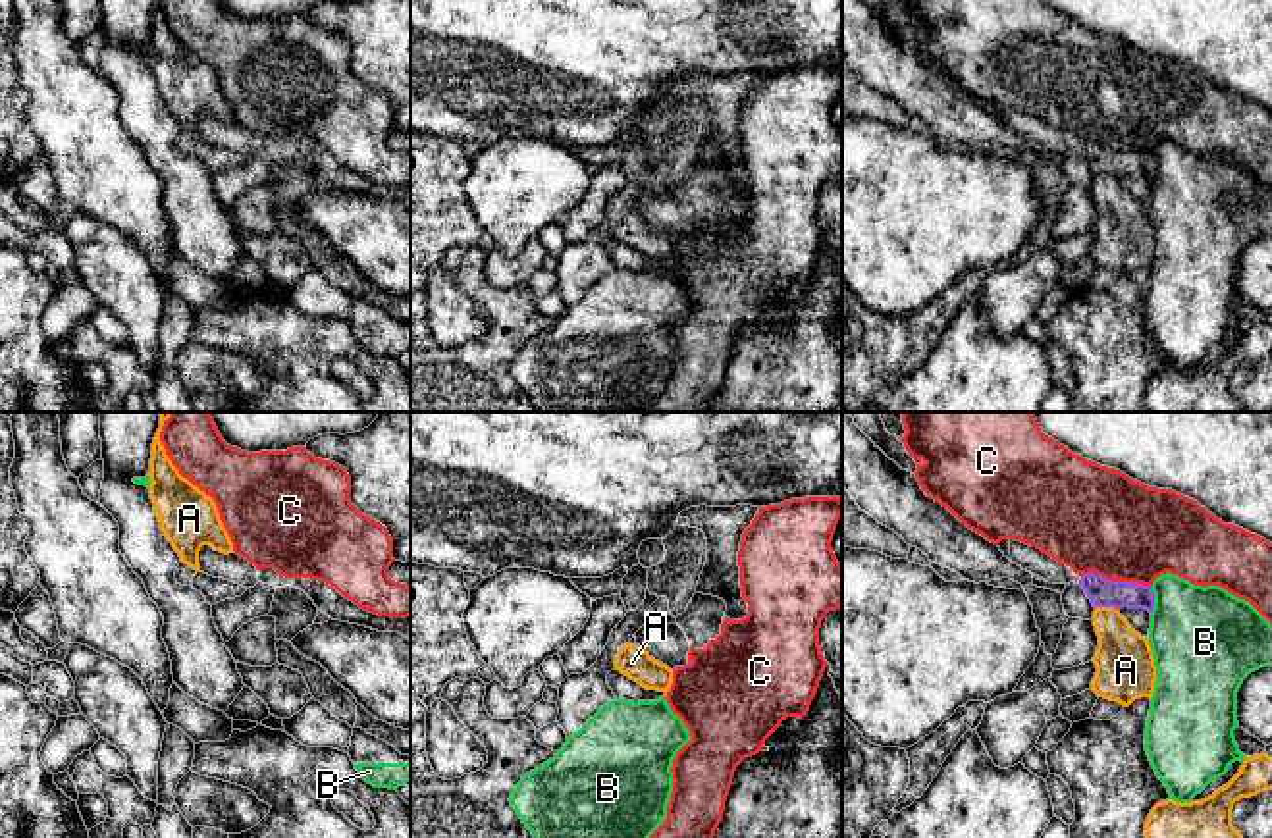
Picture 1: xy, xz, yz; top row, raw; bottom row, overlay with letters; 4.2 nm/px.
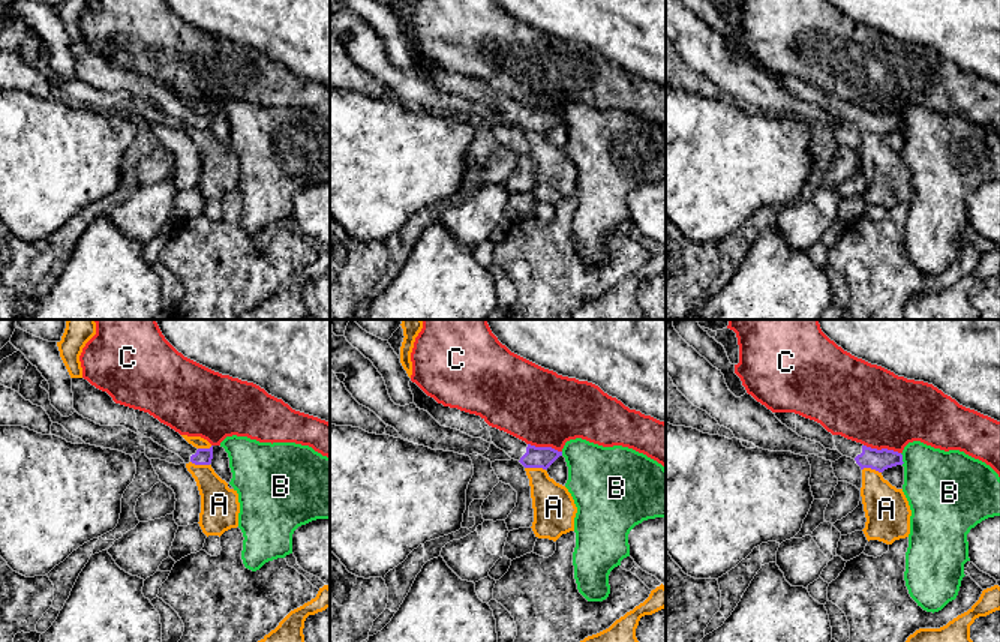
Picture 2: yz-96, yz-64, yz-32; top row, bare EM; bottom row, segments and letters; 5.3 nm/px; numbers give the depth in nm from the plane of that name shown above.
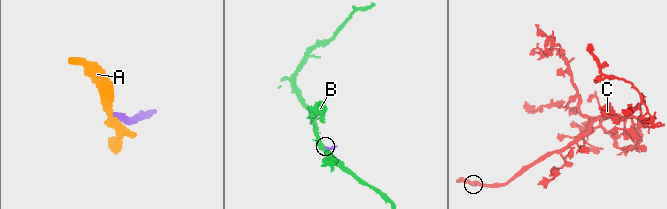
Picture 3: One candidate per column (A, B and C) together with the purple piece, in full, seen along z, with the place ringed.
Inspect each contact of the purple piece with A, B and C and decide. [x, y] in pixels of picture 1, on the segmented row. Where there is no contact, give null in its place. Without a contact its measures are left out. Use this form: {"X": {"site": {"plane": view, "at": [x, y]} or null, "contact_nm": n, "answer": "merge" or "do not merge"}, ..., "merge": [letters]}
{"A": {"site": {"plane": "yz", "at": [1107, 605]}, "contact_nm": 110, "answer": "do not merge"}, "B": {"site": {"plane": "yz", "at": [1153, 600]}, "contact_nm": 120, "answer": "do not merge"}, "C": {"site": {"plane": "yz", "at": [1116, 582]}, "contact_nm": 300, "answer": "do not merge"}, "merge": []}

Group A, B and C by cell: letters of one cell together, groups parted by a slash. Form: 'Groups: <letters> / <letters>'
Groups: A / B / C

